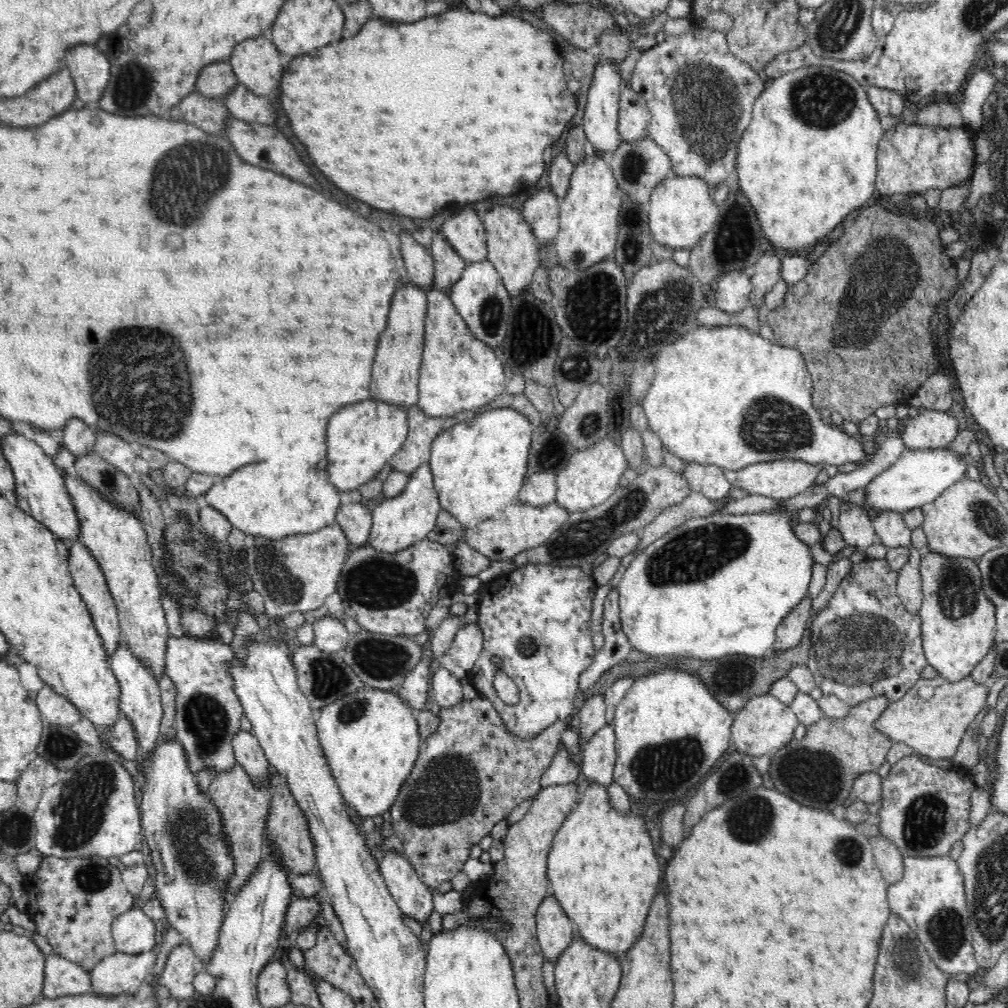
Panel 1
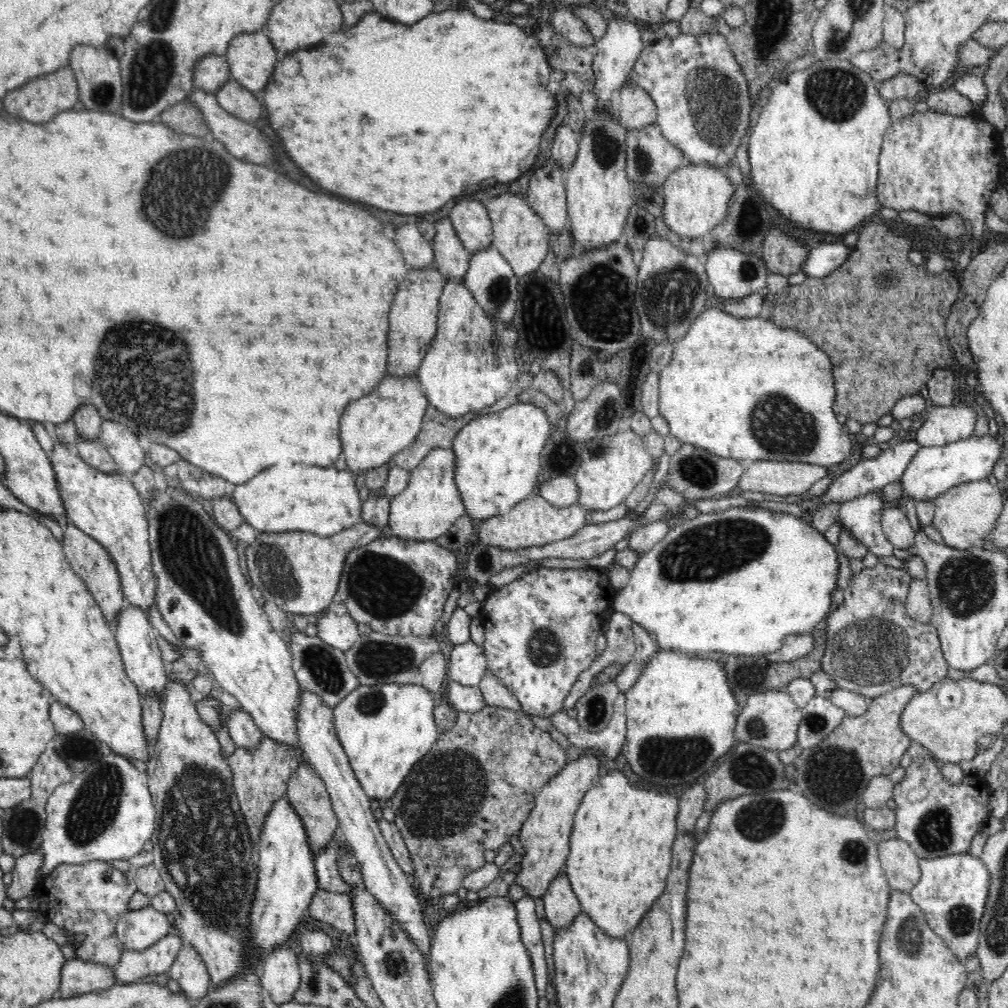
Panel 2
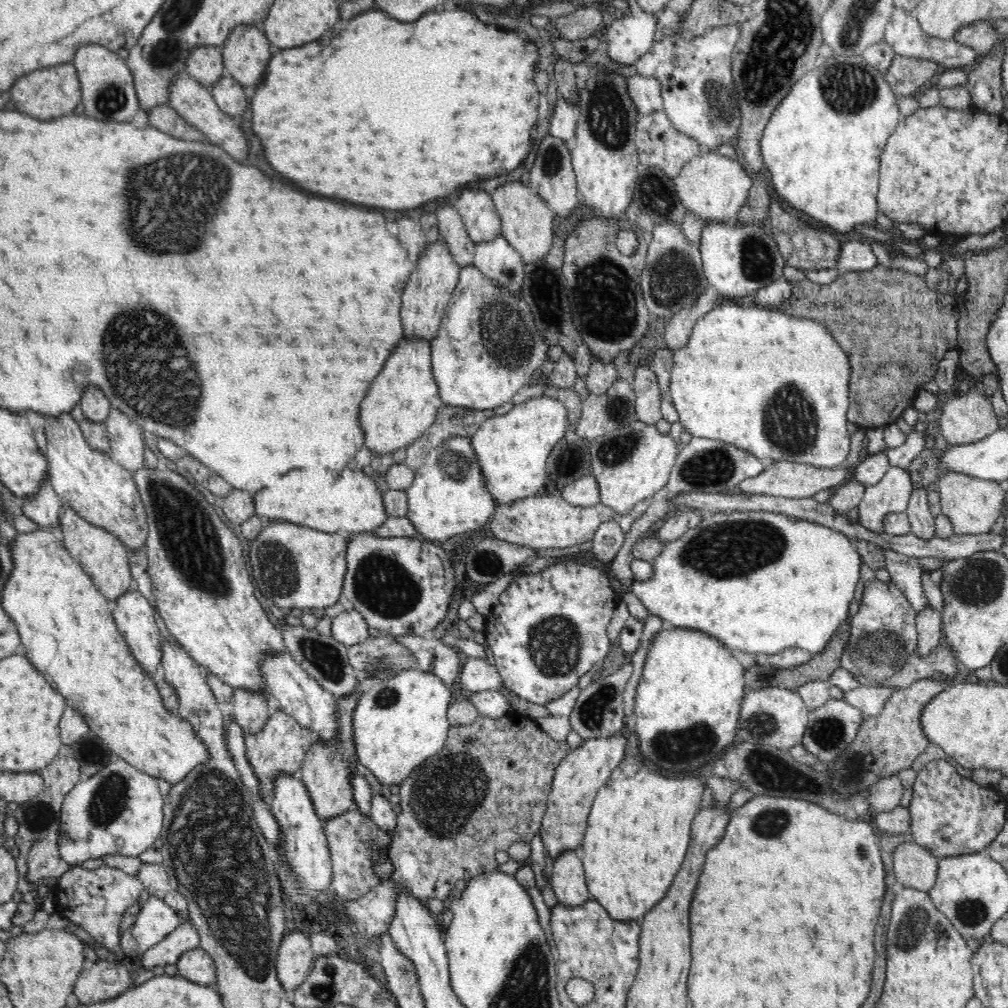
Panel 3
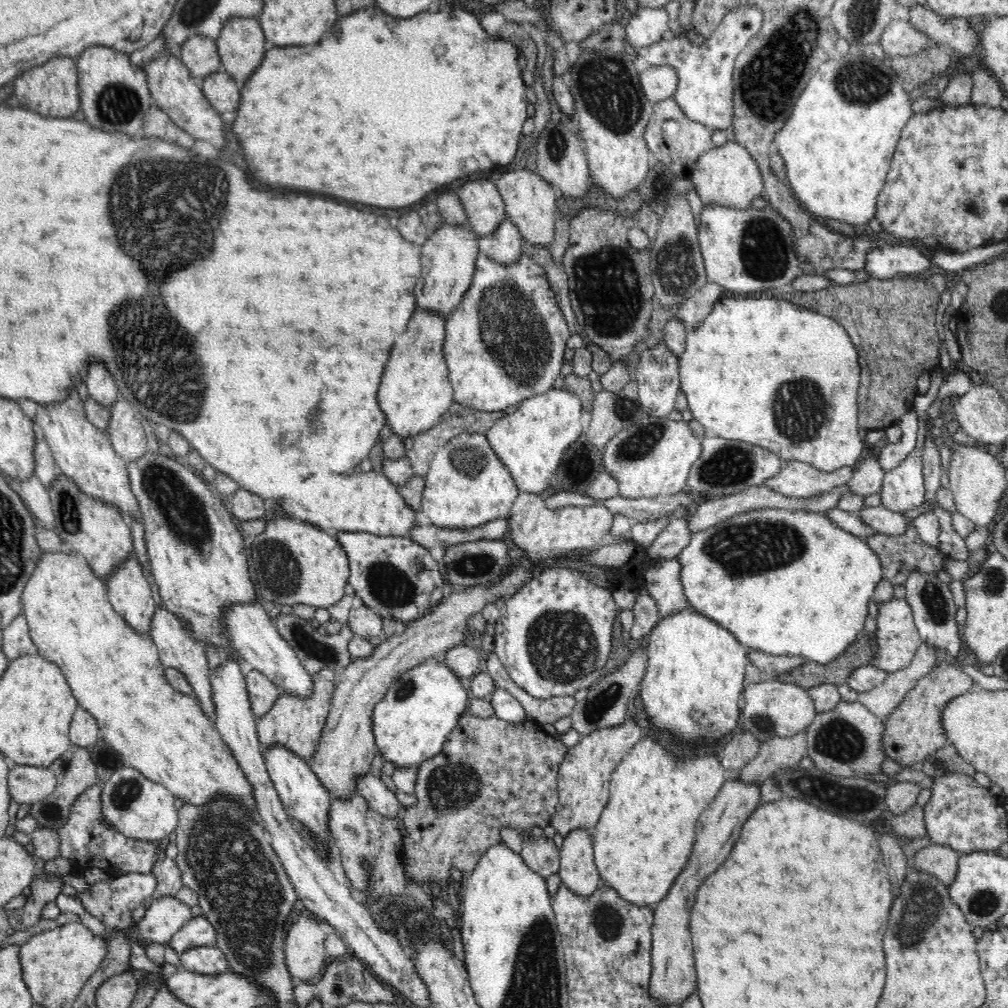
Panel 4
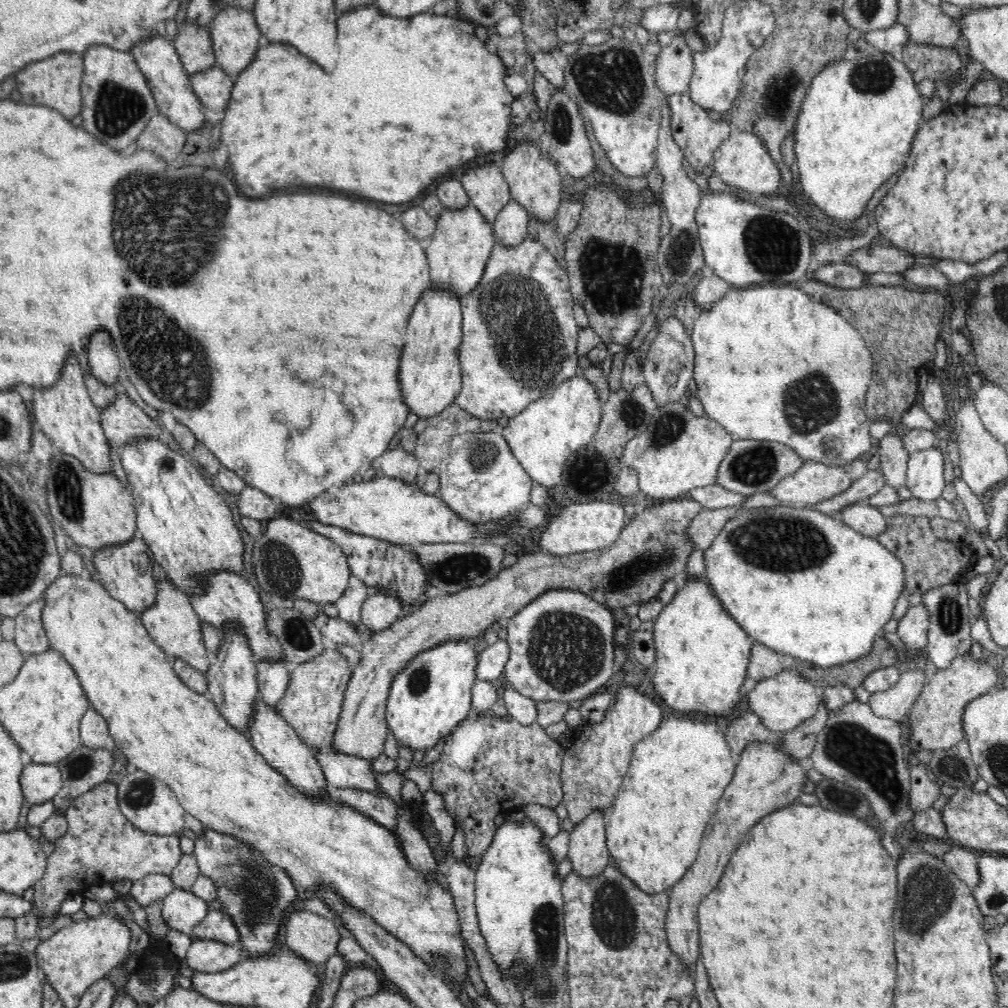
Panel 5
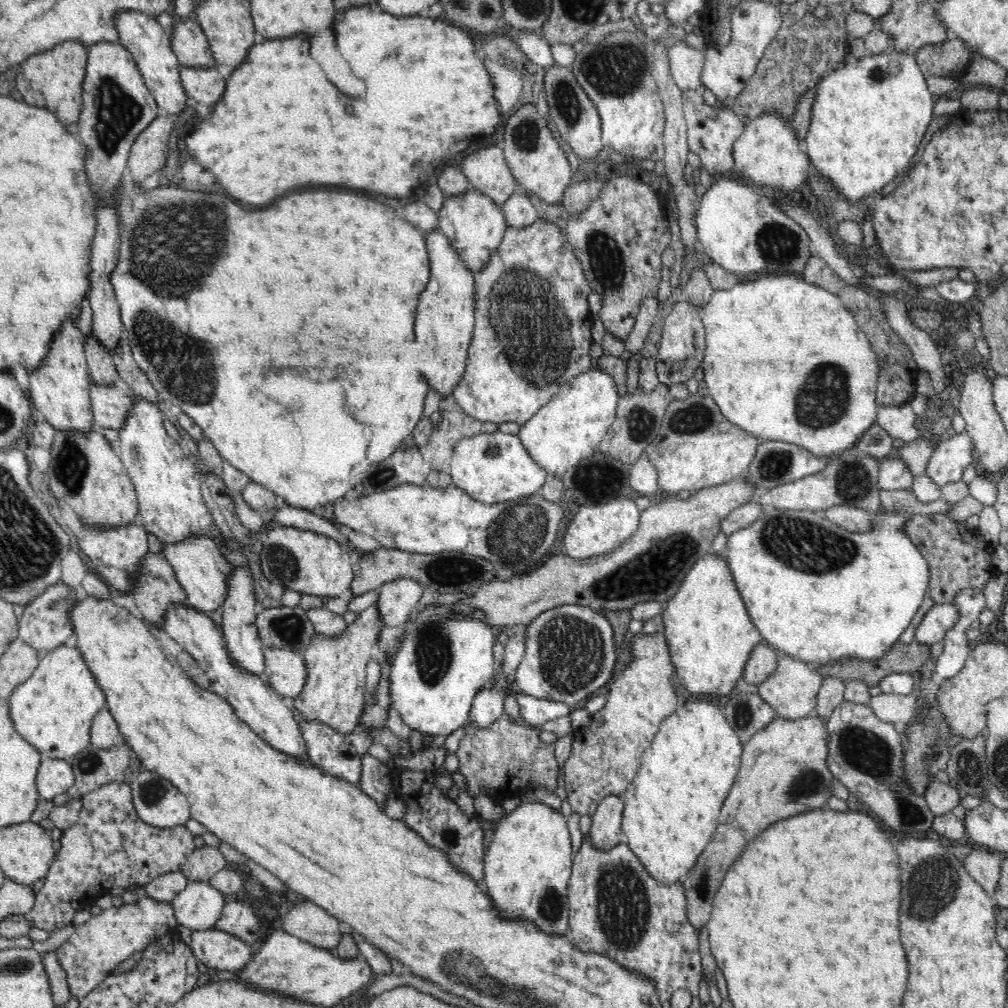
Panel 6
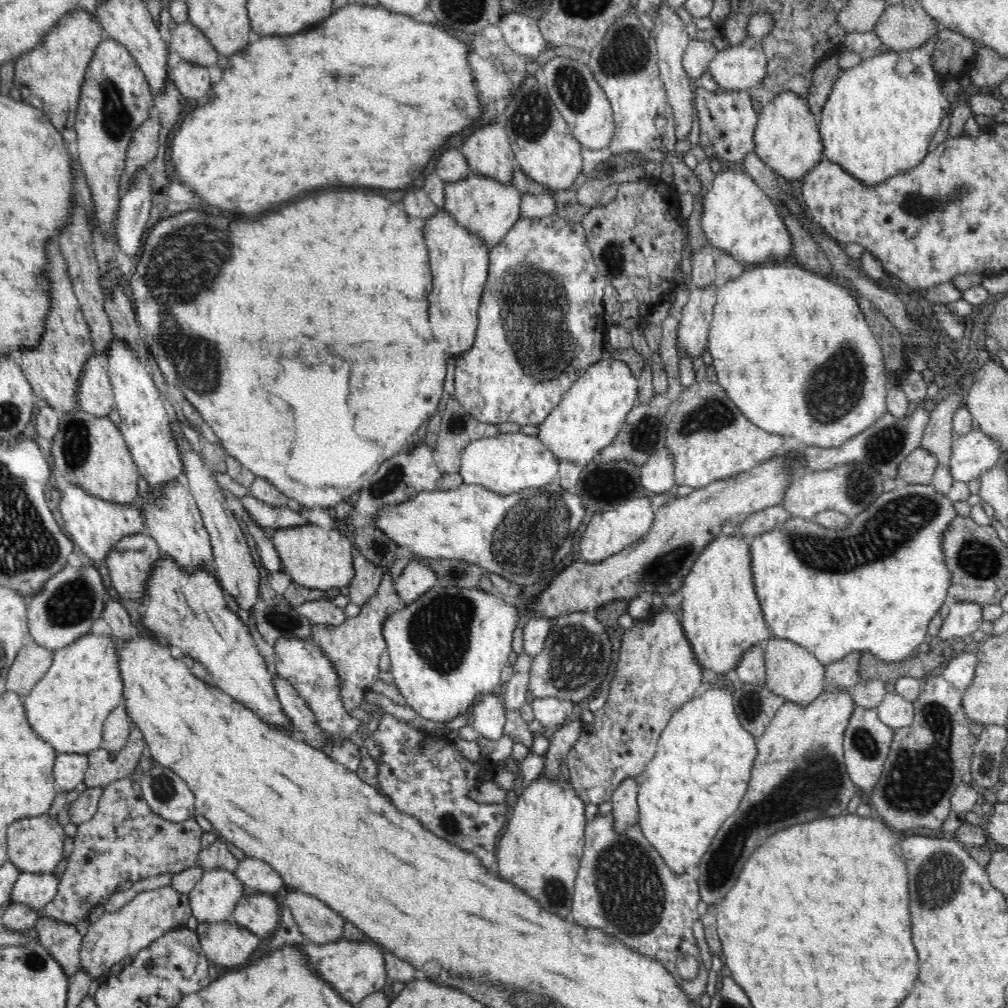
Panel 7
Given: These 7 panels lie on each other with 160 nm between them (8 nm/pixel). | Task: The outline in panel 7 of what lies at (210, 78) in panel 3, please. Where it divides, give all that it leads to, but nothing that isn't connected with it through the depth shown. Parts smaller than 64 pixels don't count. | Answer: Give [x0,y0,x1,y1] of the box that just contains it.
[169,20,222,67]

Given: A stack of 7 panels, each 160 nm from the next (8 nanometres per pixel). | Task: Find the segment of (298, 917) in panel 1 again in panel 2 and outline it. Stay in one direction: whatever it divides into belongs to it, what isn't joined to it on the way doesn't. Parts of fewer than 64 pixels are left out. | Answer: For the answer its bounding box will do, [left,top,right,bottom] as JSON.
[306,889,356,937]

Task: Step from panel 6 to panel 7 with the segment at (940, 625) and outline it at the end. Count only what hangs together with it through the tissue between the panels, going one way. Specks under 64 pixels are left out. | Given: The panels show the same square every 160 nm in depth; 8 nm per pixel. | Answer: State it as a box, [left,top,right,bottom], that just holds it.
[938,601,984,641]

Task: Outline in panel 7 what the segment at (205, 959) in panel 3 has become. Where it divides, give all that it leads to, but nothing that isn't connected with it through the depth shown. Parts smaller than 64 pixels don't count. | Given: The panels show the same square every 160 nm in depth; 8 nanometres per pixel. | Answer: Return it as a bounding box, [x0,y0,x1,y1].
[197,920,260,966]

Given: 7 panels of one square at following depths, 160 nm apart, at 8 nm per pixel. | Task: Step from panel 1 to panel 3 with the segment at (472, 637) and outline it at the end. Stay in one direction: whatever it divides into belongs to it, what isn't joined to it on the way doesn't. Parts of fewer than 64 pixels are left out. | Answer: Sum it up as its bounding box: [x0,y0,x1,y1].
[459,657,506,694]

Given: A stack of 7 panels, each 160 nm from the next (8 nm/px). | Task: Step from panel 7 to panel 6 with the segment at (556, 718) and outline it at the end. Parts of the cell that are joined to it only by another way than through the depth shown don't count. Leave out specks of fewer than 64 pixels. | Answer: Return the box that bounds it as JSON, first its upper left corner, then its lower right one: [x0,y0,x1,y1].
[515,691,573,727]

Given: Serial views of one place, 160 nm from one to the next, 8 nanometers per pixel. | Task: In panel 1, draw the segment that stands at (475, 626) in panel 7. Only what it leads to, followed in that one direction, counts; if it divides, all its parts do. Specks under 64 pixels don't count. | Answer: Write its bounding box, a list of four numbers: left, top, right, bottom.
[315,687,420,818]

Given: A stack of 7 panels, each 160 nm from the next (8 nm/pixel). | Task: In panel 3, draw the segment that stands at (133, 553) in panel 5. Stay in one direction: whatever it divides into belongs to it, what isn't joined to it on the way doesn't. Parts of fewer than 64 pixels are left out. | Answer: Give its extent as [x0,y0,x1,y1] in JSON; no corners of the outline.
[112,591,163,678]

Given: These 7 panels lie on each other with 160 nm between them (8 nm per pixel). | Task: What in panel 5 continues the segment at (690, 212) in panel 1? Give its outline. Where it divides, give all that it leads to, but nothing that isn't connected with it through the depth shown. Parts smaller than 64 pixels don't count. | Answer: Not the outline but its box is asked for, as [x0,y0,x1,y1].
[714,129,782,196]

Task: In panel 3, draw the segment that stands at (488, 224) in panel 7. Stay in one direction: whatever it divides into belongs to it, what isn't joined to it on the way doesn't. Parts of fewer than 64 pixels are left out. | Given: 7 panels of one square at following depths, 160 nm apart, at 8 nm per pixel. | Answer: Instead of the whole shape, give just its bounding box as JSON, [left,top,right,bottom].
[402,240,460,341]

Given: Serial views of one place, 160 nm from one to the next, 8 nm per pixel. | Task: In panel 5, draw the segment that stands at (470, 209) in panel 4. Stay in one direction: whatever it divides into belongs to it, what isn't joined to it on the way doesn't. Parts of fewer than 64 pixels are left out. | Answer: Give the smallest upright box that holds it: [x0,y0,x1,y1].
[461,163,511,223]

